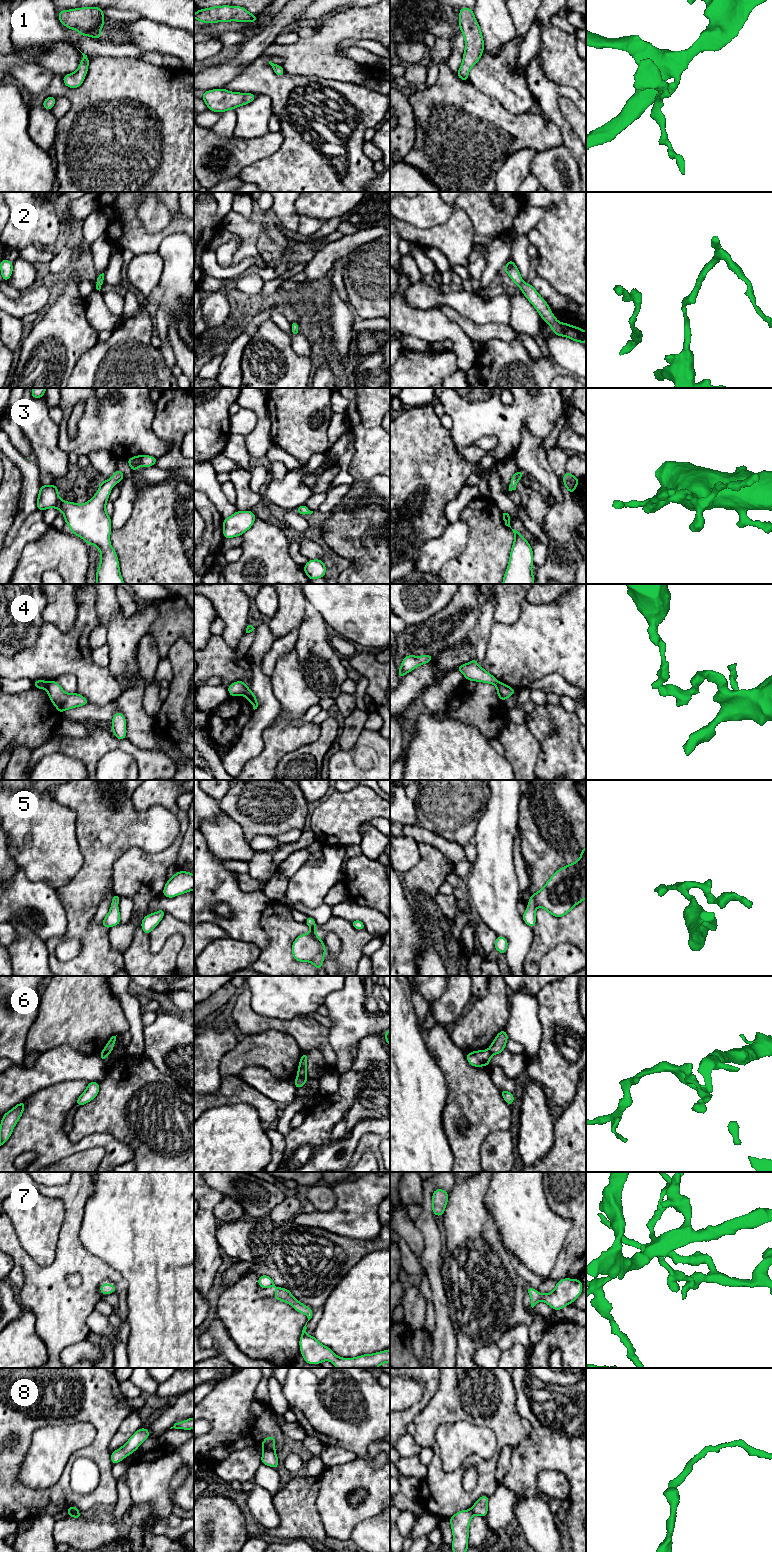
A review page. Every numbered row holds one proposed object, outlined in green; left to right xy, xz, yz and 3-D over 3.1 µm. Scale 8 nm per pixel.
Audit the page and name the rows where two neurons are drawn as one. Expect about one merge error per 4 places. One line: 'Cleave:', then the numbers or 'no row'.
Cleave: 4, 6, 8

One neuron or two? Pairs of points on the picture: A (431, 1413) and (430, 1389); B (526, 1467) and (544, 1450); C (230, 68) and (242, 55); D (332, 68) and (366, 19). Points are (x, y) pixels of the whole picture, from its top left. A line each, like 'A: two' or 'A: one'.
A: two
B: one
C: one
D: one

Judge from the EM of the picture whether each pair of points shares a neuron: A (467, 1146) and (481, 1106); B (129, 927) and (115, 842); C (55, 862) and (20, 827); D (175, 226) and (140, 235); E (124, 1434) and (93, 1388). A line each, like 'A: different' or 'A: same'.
A: same
B: different
C: same
D: same
E: different

